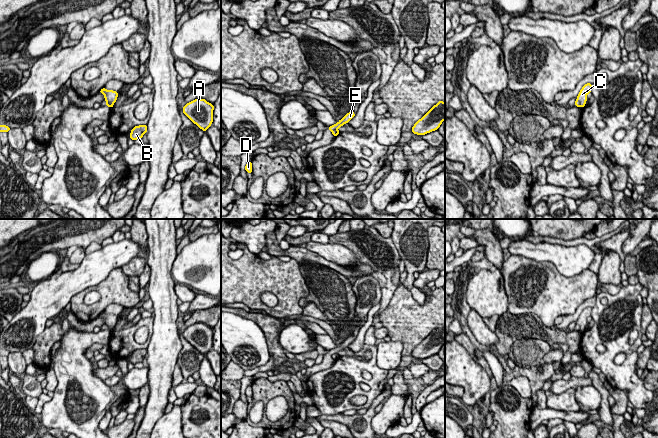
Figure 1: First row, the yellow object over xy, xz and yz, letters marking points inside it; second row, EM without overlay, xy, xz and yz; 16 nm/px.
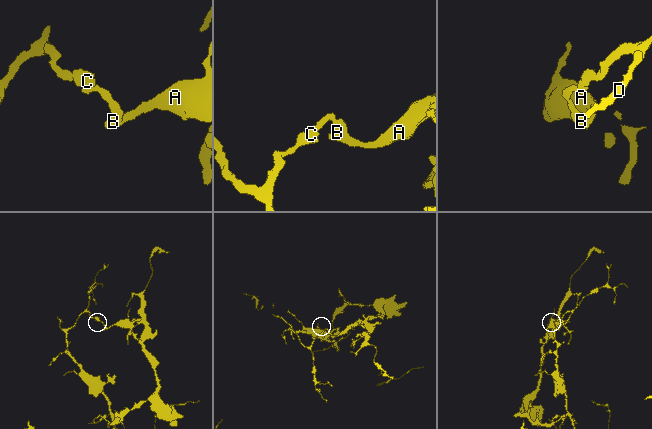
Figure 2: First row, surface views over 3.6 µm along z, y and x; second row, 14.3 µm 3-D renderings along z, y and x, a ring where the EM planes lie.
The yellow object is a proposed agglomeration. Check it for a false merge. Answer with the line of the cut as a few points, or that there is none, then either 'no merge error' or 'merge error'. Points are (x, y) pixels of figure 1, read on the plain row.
cut in yz along (576, 323), (580, 330); merge error

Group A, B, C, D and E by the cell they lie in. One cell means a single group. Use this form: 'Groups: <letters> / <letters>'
Groups: A B E / C D

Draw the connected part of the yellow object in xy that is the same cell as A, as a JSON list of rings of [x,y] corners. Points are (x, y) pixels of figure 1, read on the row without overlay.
[[[195,323],[183,331],[183,337],[200,353],[207,355],[213,346],[214,329],[205,323]]]

